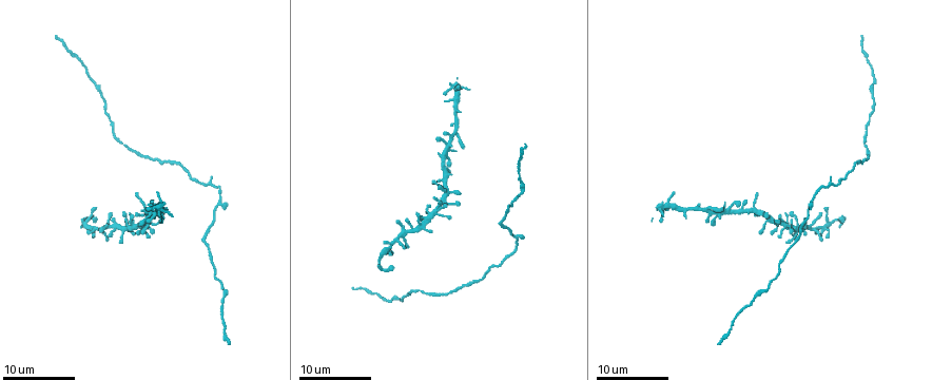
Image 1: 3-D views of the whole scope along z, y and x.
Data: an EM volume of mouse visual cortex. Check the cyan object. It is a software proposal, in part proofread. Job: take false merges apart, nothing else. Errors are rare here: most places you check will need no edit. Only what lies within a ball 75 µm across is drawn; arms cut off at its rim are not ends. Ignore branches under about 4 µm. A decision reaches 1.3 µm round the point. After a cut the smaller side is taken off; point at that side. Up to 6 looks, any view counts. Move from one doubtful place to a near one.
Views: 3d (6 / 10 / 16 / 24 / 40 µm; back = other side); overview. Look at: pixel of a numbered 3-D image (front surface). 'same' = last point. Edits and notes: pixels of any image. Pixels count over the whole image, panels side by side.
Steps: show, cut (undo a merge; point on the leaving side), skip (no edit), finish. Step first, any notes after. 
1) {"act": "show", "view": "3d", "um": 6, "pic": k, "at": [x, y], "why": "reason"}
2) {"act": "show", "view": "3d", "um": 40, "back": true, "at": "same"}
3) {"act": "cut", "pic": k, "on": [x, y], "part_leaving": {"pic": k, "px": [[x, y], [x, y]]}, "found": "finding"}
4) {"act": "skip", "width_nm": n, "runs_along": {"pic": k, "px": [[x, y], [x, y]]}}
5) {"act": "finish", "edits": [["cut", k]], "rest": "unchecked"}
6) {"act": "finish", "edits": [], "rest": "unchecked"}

{"act": "show", "view": "3d", "um": 16, "pic": 1, "at": [796, 239]}

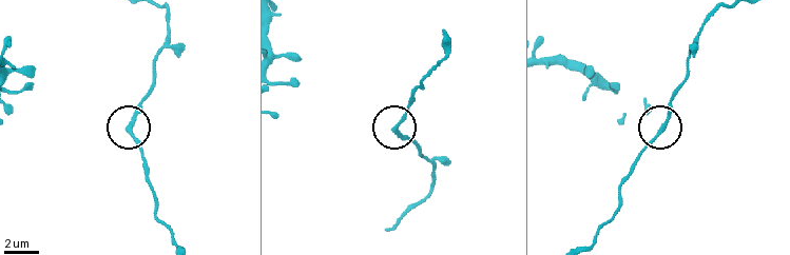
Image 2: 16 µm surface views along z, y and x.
{"act": "show", "view": "3d", "um": 6, "pic": 2, "at": [663, 127]}

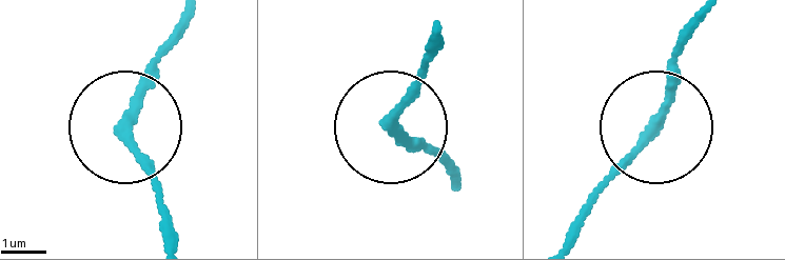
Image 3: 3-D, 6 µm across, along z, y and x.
{"act": "skip", "width_nm": 210, "runs_along": {"pic": 3, "px": [[455, 180], [388, 119], [429, 55]]}, "found": "continuous, no second neuron"}

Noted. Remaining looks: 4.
{"act": "show", "view": "3d", "um": 10, "pic": 1, "at": [450, 145], "why": "sudden change in width"}

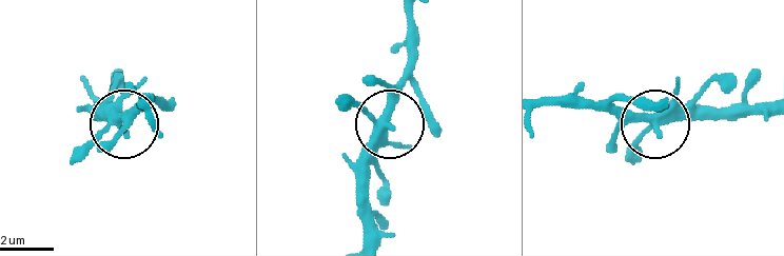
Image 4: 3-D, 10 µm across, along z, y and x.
{"act": "skip", "found": "all the same neuron"}

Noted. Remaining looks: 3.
{"act": "show", "view": "3d", "um": 10, "pic": 1, "at": [819, 229]}

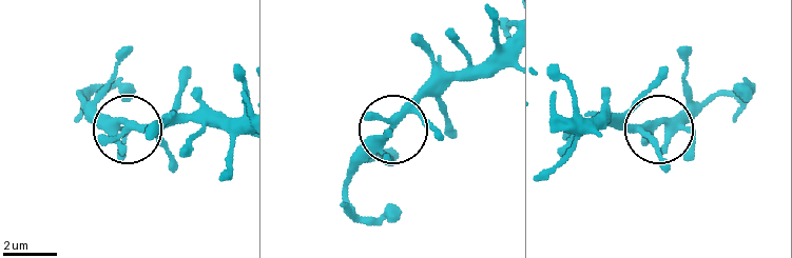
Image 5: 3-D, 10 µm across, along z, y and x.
{"act": "skip", "width_nm": 310, "found": "one neuron here"}

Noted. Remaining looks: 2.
{"act": "finish", "edits": [], "rest": "unchecked"}

